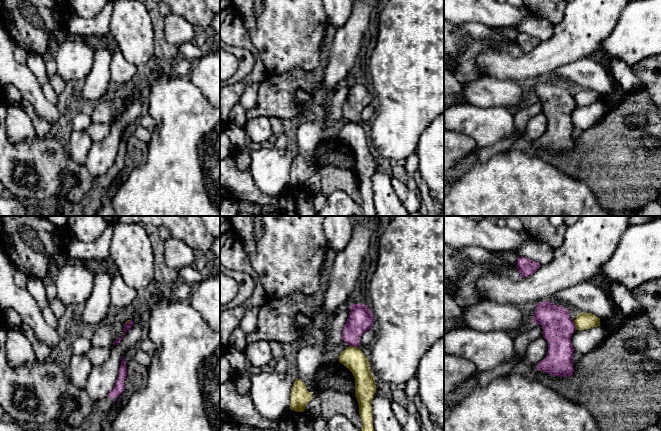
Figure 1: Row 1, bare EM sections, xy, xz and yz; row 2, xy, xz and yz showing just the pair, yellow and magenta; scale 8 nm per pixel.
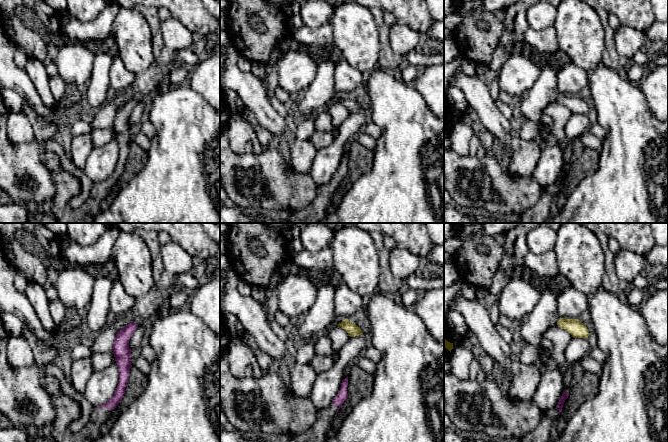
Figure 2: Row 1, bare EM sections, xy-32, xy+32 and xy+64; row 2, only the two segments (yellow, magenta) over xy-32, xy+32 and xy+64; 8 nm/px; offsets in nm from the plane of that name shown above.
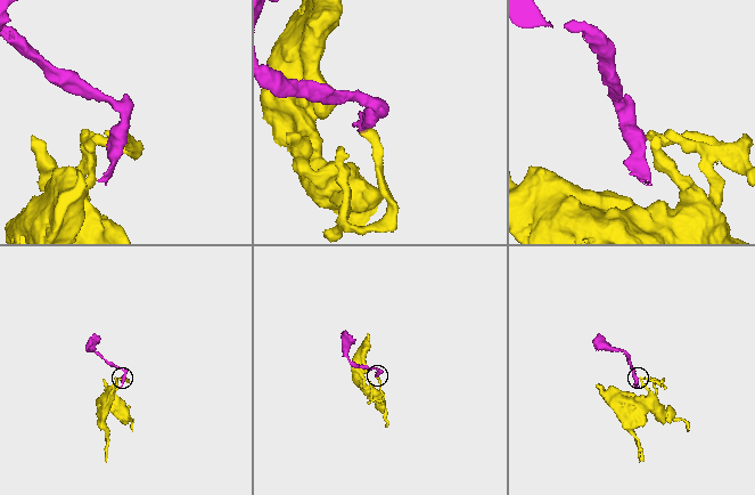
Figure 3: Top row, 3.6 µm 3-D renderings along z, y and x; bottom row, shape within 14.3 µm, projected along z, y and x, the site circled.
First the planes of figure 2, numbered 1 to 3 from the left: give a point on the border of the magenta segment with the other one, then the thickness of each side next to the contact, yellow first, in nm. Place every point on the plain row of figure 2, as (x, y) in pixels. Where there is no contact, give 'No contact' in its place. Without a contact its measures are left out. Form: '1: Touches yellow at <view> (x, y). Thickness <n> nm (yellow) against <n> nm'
1: No contact
2: No contact
3: No contact

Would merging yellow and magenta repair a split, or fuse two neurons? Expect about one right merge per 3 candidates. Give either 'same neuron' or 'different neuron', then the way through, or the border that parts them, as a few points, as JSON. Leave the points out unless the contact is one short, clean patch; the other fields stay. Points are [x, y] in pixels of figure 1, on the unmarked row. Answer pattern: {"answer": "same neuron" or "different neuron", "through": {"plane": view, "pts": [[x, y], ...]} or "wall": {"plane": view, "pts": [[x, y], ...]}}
{"answer": "different neuron", "wall": {"plane": "xz", "pts": [[349, 121], [357, 123]]}}

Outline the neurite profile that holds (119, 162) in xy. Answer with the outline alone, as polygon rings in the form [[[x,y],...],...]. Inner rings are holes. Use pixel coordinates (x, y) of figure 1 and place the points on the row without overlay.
[[[122,134],[117,157],[106,174],[93,179],[93,186],[86,196],[77,203],[67,200],[64,196],[56,198],[61,209],[60,216],[95,216],[104,204],[104,198],[112,181],[125,165],[127,151],[126,137]]]

